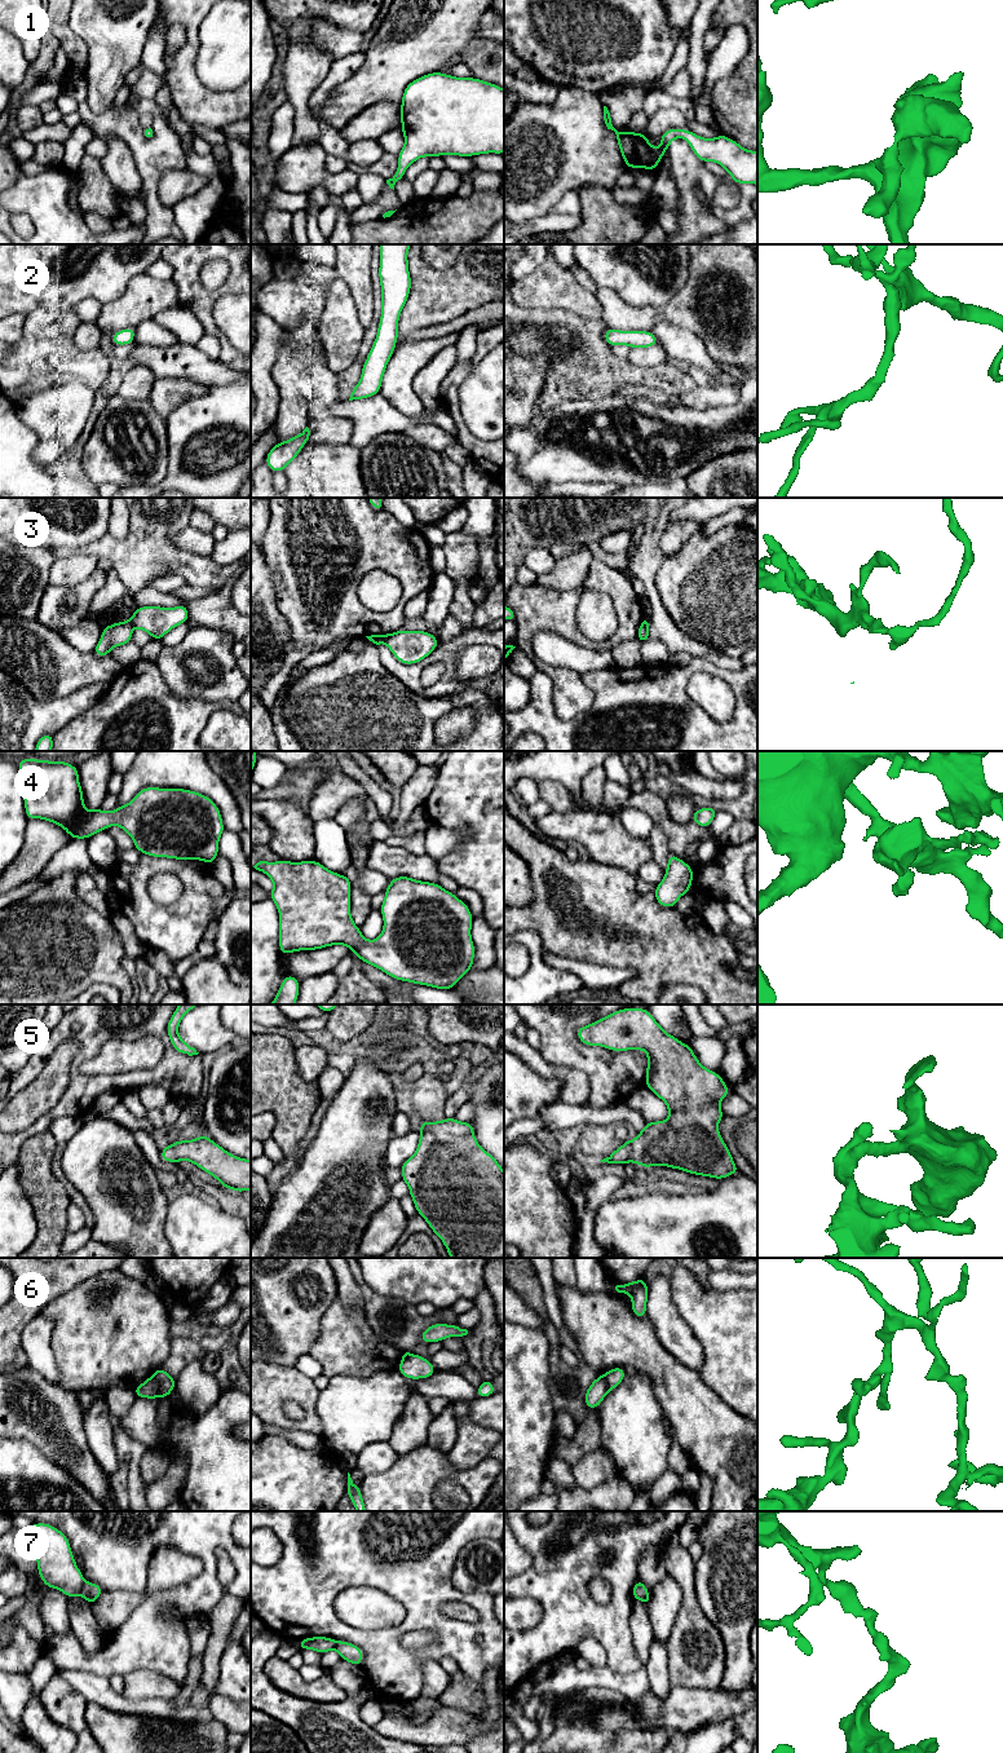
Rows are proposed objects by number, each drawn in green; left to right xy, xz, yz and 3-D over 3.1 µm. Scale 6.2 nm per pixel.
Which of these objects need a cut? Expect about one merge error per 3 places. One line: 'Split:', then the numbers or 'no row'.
Split: 3, 6, 7

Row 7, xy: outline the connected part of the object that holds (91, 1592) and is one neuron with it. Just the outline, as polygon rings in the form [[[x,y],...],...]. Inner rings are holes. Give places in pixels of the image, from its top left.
[[[84,1582],[80,1595],[92,1606],[105,1590],[94,1582]]]

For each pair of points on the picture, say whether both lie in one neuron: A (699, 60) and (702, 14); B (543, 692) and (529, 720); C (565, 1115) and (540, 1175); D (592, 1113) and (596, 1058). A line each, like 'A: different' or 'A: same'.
A: same
B: same
C: different
D: different

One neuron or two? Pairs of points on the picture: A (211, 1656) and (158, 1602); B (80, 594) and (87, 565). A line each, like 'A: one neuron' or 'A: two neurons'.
A: two neurons
B: two neurons

